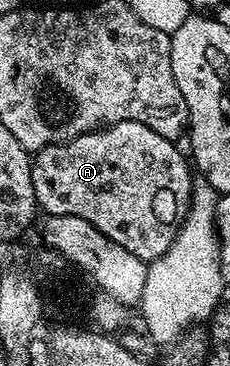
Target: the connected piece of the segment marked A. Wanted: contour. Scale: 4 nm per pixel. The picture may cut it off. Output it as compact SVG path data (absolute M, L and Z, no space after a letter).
M121 122L93 130L91 134L79 134L71 142L46 146L33 155L30 164L39 207L47 210L45 213L50 216L80 216L80 220L88 220L88 224L100 228L108 240L120 244L120 248L128 248L128 252L141 262L155 262L172 248L172 240L176 240L176 232L182 227L192 189L187 155L182 155L174 146L177 145L171 139L160 136L160 132L152 132L152 128L139 122Z

